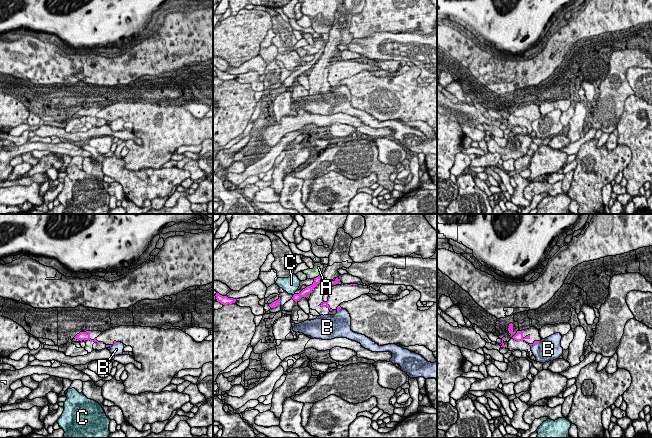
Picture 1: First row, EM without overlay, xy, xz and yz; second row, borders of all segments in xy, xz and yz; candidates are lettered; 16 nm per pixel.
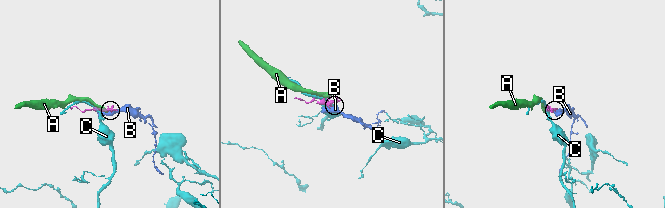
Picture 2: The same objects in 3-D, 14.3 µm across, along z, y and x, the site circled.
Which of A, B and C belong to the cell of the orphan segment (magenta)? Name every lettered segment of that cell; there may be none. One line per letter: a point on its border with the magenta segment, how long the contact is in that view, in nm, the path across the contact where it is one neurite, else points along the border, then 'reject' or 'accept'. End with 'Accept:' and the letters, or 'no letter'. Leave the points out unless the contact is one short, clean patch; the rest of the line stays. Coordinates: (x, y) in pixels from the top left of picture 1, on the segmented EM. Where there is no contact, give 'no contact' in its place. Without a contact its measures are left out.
A: xz (316, 277) | 140 nm | along xz (320, 274), (313, 278) | reject
B: yz (535, 343) | 180 nm | along yz (540, 341), (531, 346) | reject
C: no contact | reject
Accept: no letter

